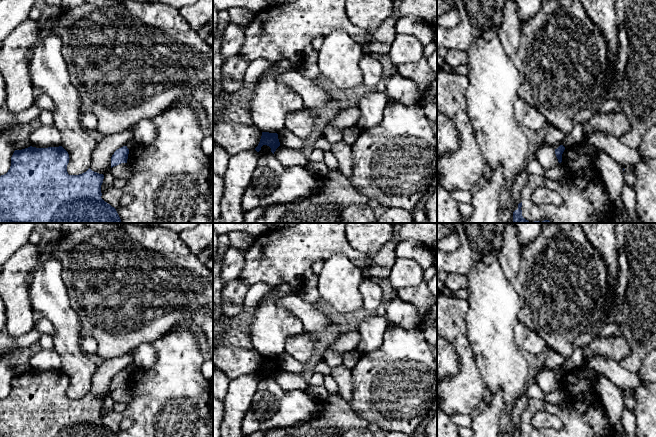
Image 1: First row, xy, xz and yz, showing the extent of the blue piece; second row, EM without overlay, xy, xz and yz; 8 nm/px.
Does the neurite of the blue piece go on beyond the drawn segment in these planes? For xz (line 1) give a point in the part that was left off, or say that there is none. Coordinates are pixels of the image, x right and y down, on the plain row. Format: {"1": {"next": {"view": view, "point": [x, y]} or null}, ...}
{"1": {"next": null}}

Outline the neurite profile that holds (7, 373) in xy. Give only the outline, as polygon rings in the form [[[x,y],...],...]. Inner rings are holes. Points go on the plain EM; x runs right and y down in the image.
[[[14,352],[0,355],[0,400],[8,396],[11,390],[11,381],[15,375],[14,369],[17,365],[12,365],[8,359]]]

